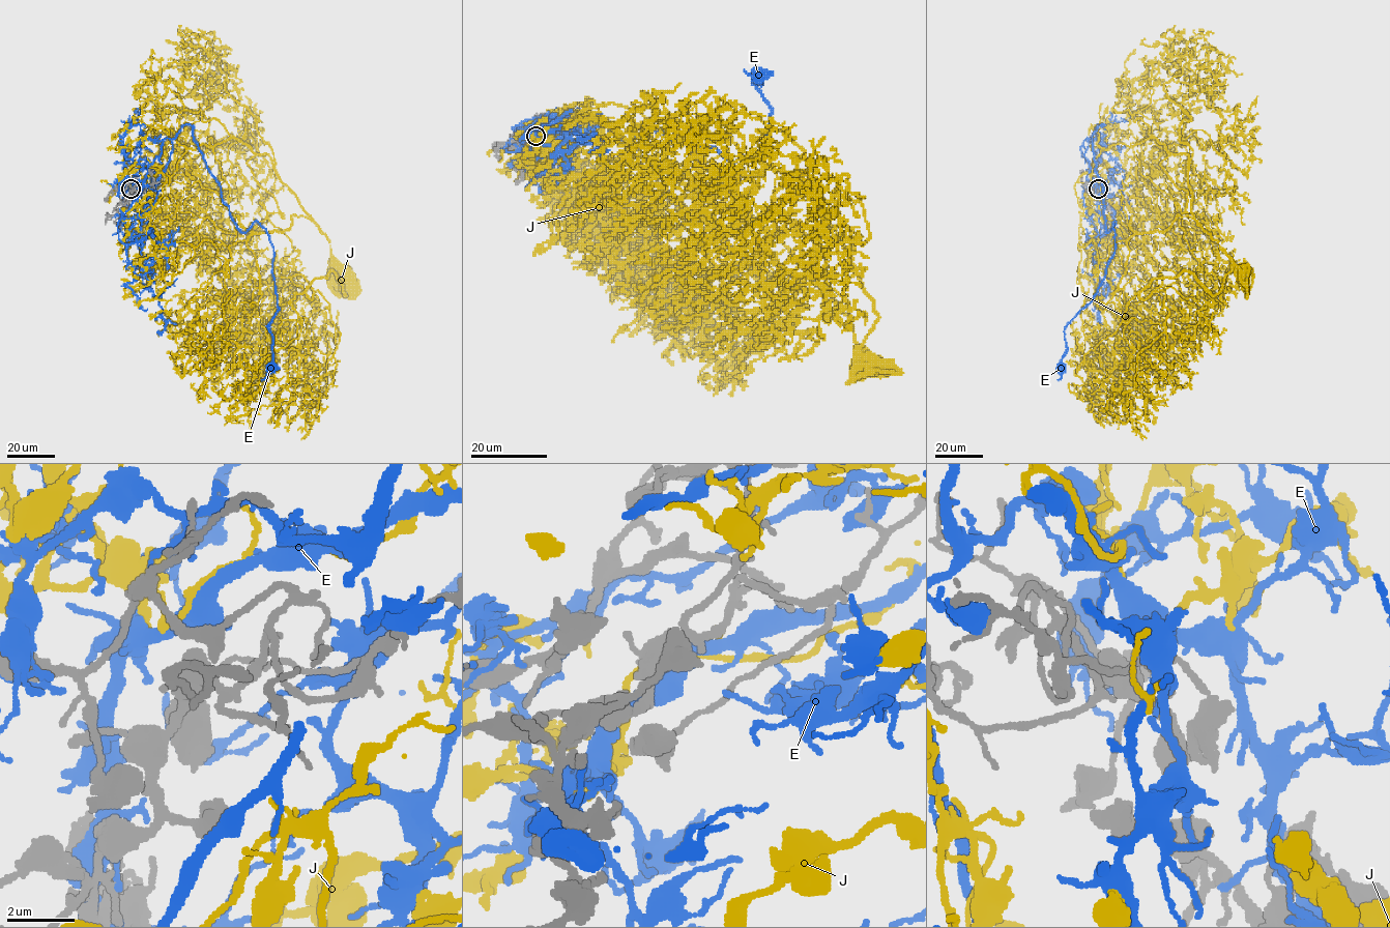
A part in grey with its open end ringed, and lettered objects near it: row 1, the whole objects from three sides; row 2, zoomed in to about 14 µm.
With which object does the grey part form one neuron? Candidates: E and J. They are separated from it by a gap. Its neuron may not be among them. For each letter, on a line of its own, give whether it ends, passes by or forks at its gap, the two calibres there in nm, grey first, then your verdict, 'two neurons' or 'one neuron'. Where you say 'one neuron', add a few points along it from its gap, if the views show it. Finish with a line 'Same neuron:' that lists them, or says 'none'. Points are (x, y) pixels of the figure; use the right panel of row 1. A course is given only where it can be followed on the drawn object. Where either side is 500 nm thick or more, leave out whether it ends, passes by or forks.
E: it passes by; calibres 400 and 480 nm; two neurons
J: it passes by; calibres 400 and 170 nm; one neuron; course (1099, 186), (1188, 155), (1141, 316), (1184, 330), (1163, 267), (1141, 298), (1243, 274)
Same neuron: J

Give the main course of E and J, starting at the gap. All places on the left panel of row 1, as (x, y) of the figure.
E: (132, 186), (160, 177), (172, 140), (193, 125), (236, 227), (258, 223), (273, 248), (270, 368)
J: (129, 186), (202, 143), (268, 155), (309, 216), (247, 241), (255, 331), (273, 268), (311, 298), (341, 274)

